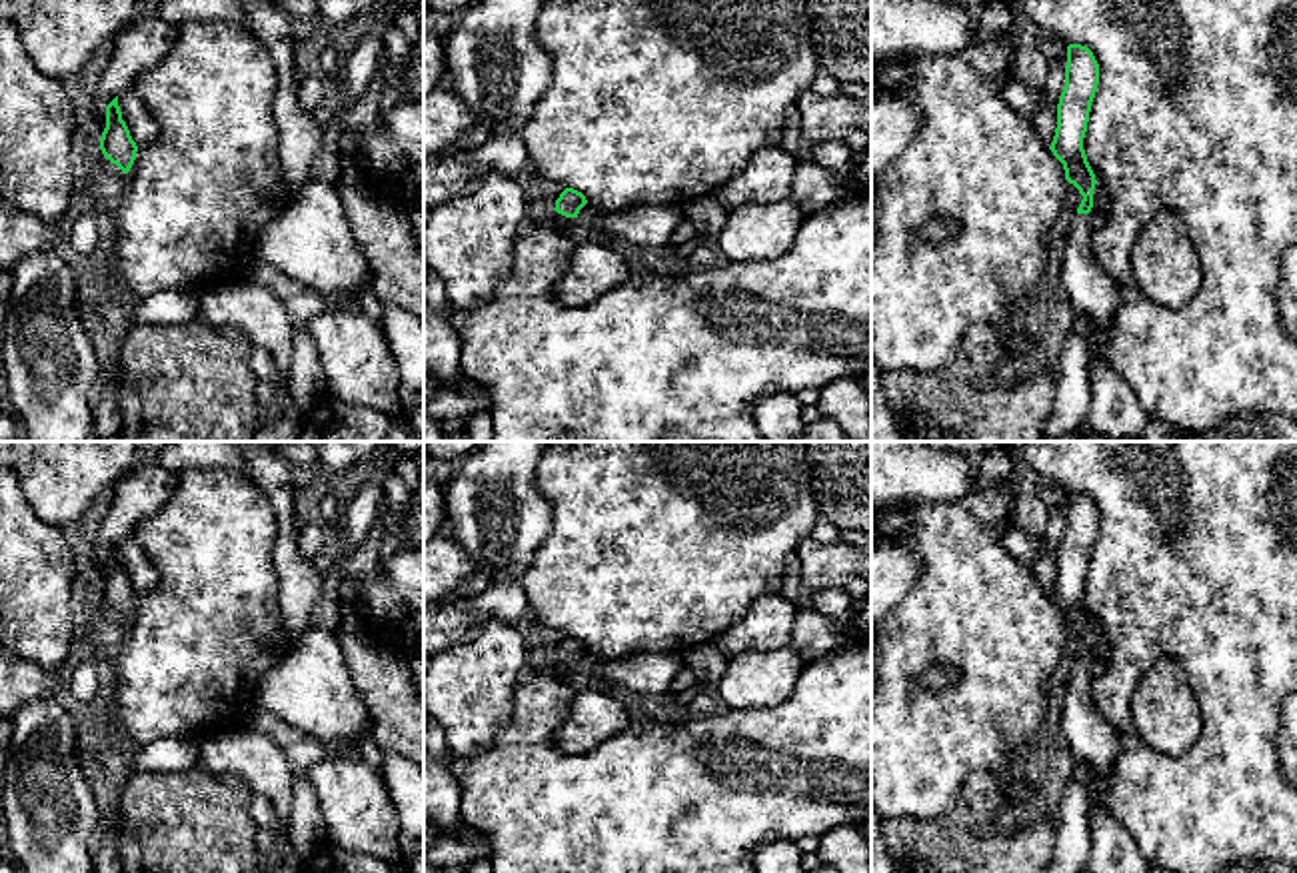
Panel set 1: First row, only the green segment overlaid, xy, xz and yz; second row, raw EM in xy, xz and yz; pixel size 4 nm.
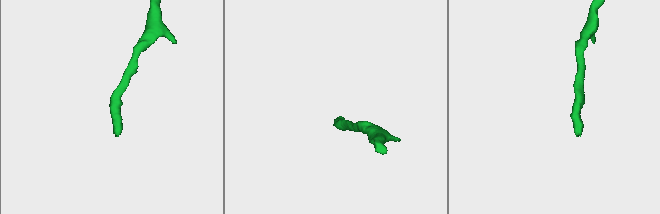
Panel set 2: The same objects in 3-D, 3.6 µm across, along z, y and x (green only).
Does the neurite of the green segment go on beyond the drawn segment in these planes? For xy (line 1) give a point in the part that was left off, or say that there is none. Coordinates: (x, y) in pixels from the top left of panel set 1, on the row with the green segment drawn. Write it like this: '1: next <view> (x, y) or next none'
1: next none

